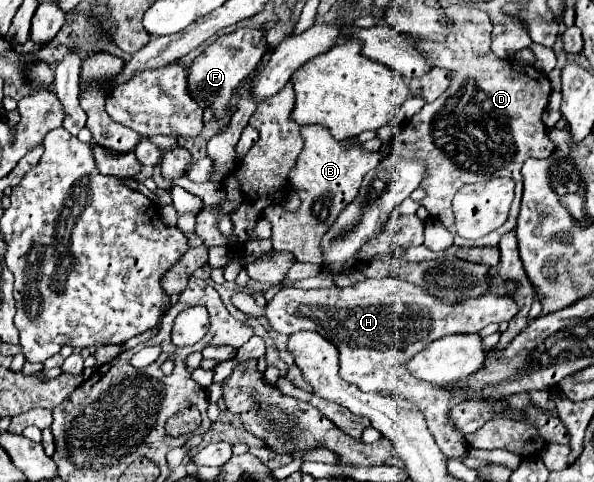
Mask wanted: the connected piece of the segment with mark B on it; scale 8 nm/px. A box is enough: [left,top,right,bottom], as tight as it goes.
[264,125,380,265]

